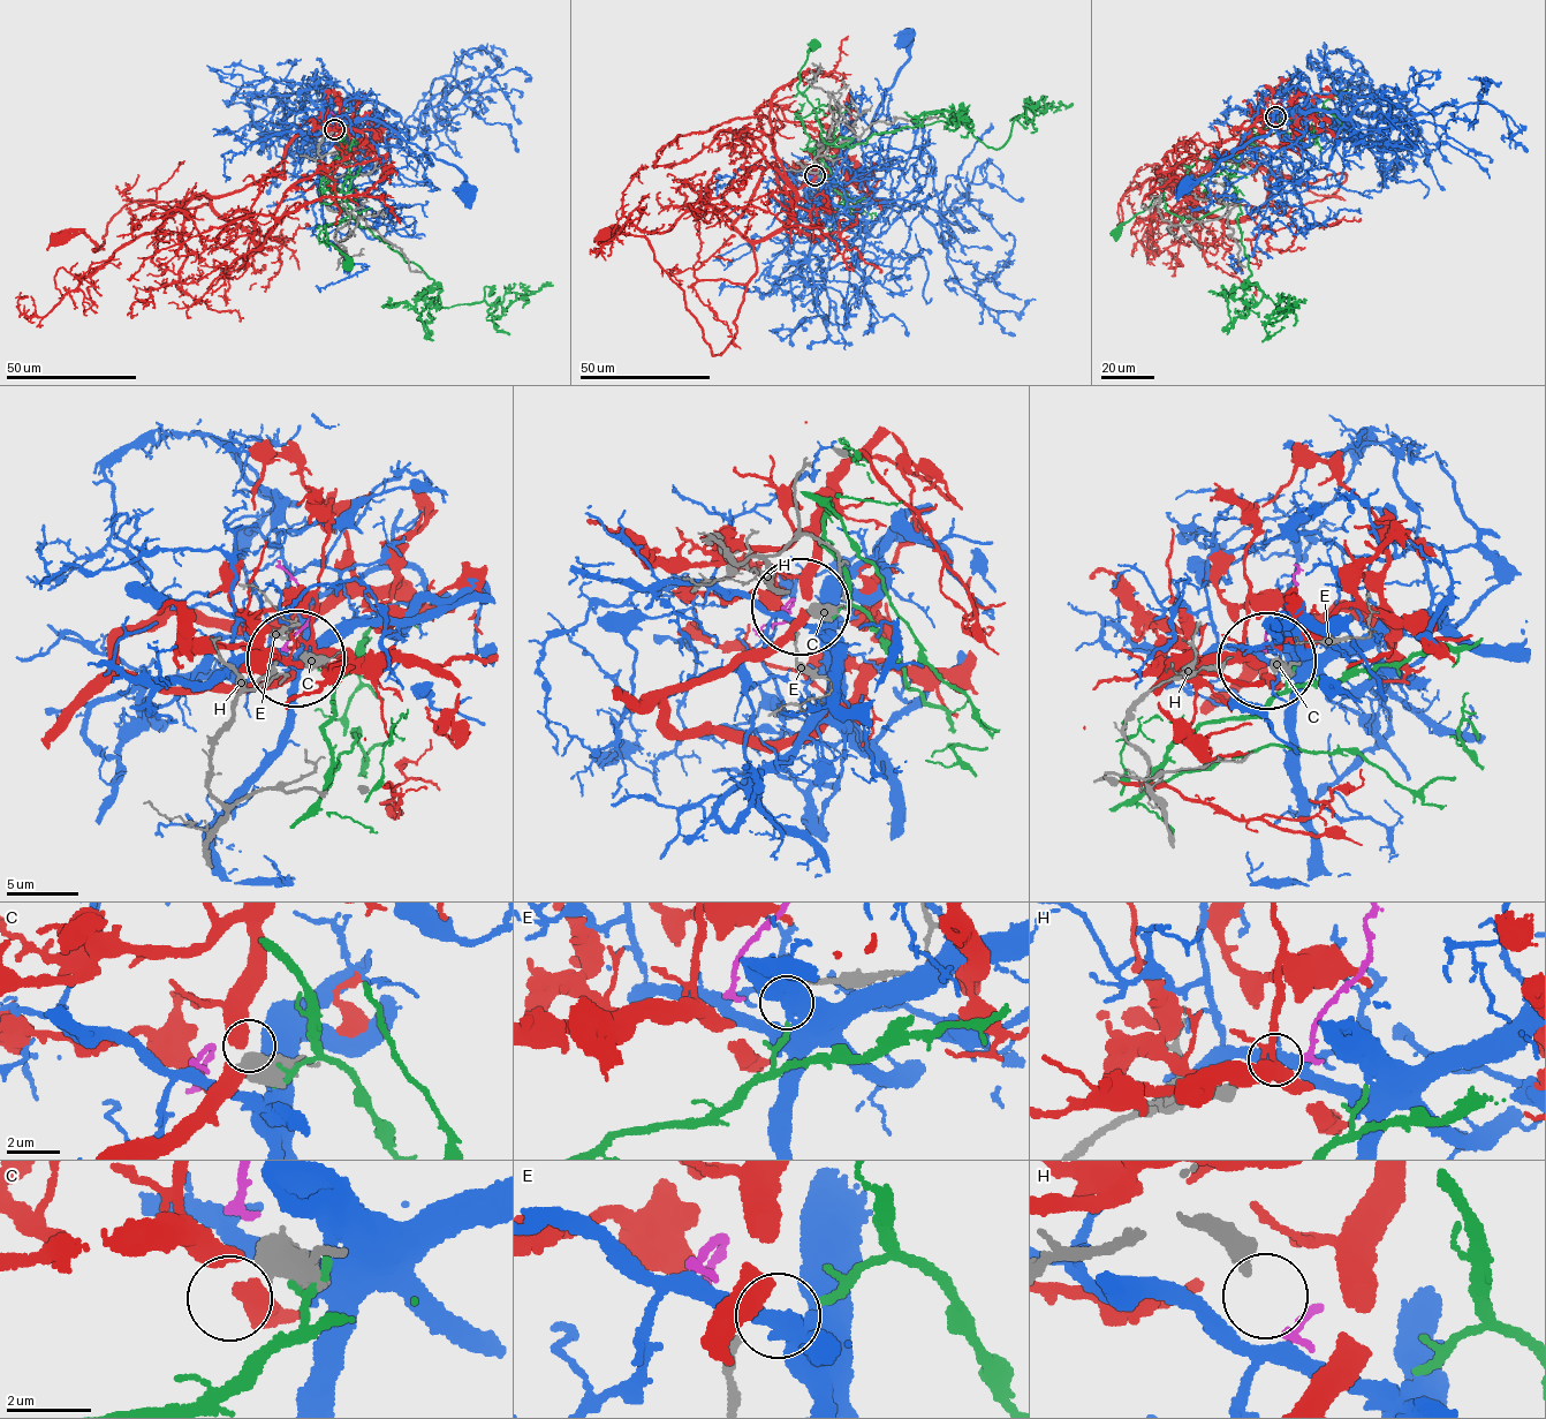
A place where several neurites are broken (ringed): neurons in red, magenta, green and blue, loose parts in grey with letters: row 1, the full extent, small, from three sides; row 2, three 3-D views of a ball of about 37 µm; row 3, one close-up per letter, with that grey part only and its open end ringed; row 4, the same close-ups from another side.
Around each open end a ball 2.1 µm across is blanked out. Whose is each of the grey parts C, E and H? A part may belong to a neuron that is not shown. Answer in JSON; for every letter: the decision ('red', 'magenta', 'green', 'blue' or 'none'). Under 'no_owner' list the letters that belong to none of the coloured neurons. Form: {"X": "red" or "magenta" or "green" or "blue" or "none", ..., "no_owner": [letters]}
{"C": "none", "E": "green", "H": "magenta", "no_owner": ["C"]}

